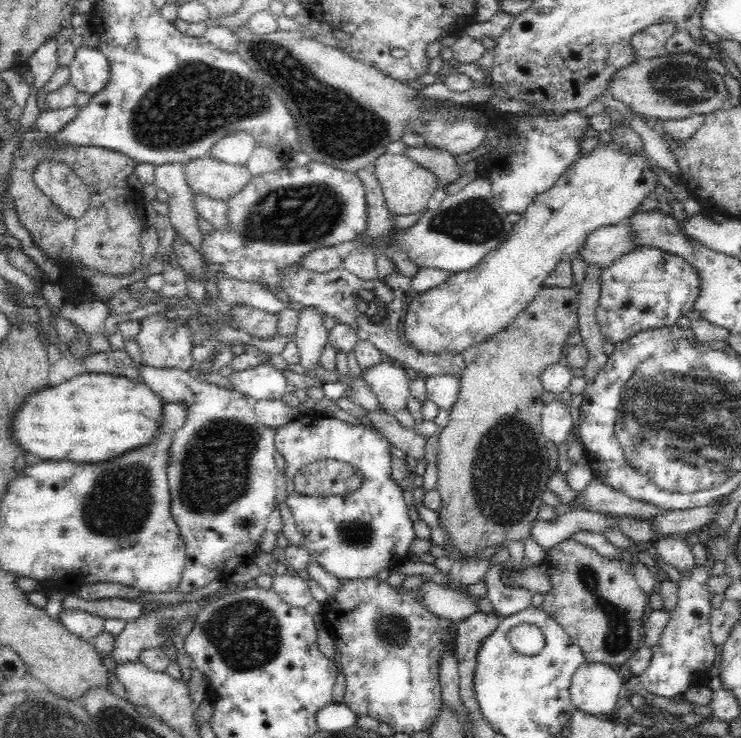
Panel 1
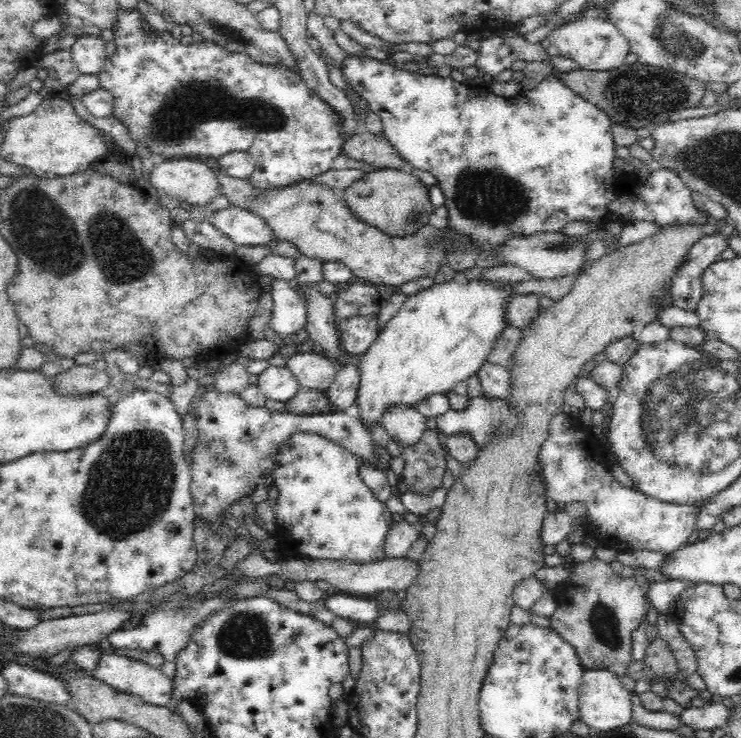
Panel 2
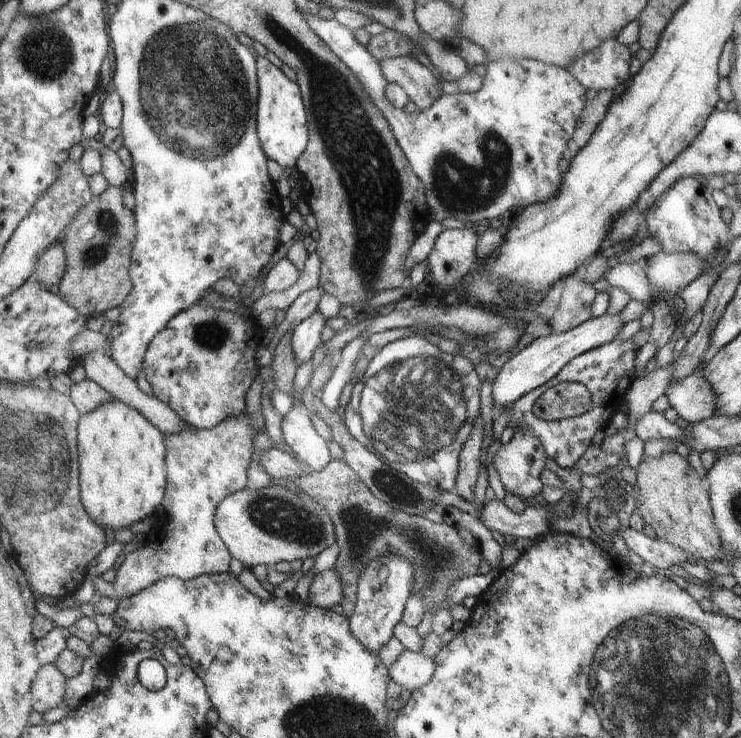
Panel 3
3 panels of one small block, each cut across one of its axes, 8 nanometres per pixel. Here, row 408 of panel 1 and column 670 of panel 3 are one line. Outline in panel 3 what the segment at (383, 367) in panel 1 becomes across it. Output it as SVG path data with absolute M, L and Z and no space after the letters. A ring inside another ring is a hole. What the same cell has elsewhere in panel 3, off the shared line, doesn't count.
M693 372L691 376L685 376L677 382L669 382L669 388L665 392L669 398L671 408L677 410L679 418L695 424L701 420L709 420L717 410L717 394L713 392L713 386Z

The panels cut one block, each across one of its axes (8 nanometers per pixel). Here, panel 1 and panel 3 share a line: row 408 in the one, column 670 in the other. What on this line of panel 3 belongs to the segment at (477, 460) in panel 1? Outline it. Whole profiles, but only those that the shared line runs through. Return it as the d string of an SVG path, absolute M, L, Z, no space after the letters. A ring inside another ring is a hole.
M663 452L659 458L643 458L637 470L635 484L635 510L647 526L651 526L659 540L671 542L673 546L683 548L693 558L703 558L707 562L715 562L721 554L721 534L713 520L713 506L709 500L709 492L705 492L701 484L699 472L689 466L677 452Z

